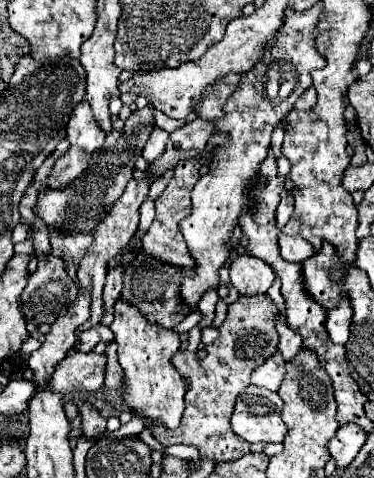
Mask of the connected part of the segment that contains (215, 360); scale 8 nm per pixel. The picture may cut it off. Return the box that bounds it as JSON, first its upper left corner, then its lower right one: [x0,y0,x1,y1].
[146,295,278,461]

